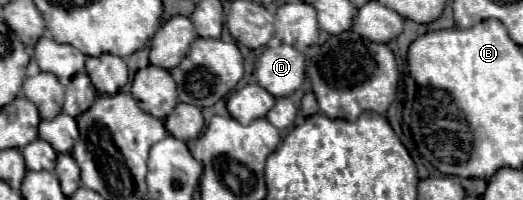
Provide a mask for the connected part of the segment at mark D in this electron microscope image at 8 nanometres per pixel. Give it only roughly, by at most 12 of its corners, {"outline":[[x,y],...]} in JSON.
{"outline":[[291,45],[267,47],[255,77],[273,97],[289,97],[305,79]]}

